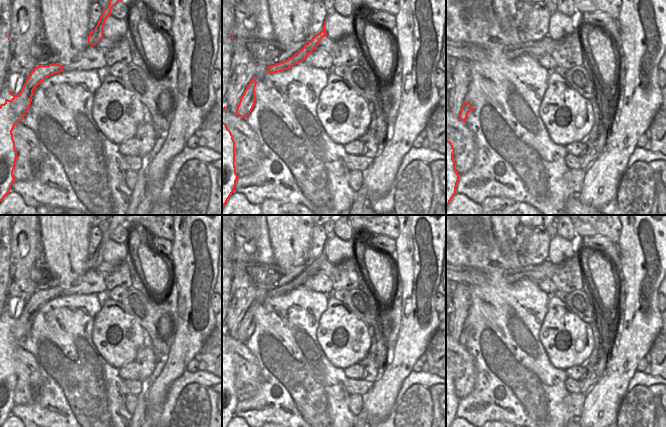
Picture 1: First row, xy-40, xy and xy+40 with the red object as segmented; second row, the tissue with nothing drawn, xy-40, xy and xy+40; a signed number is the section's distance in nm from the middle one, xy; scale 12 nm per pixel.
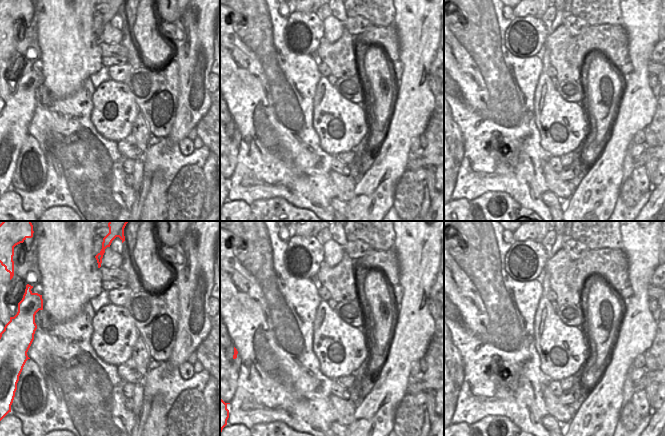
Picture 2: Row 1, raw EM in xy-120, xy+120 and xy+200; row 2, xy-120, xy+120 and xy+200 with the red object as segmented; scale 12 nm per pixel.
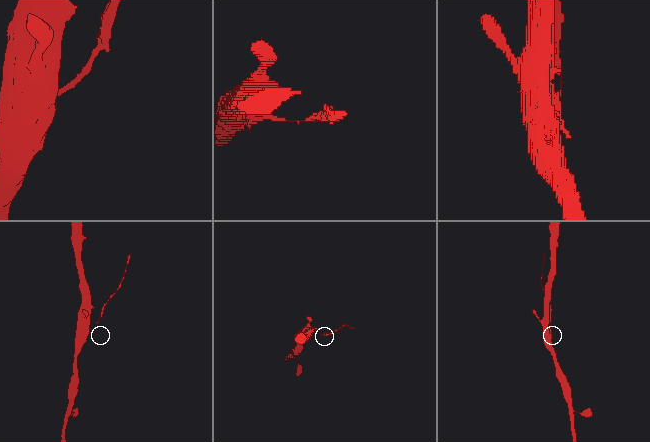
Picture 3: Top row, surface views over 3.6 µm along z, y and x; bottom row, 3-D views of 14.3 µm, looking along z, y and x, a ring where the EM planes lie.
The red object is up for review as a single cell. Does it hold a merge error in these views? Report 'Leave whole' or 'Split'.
Split.

